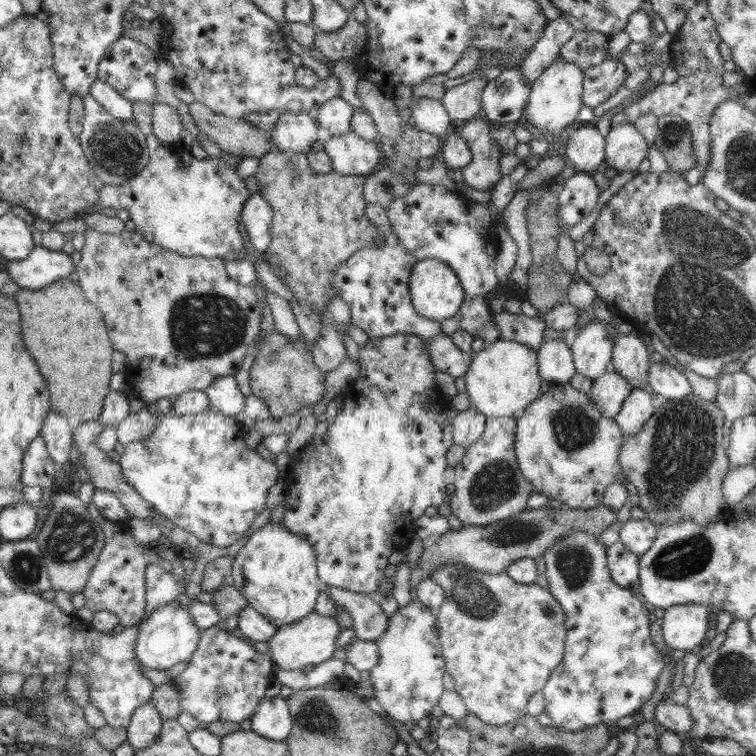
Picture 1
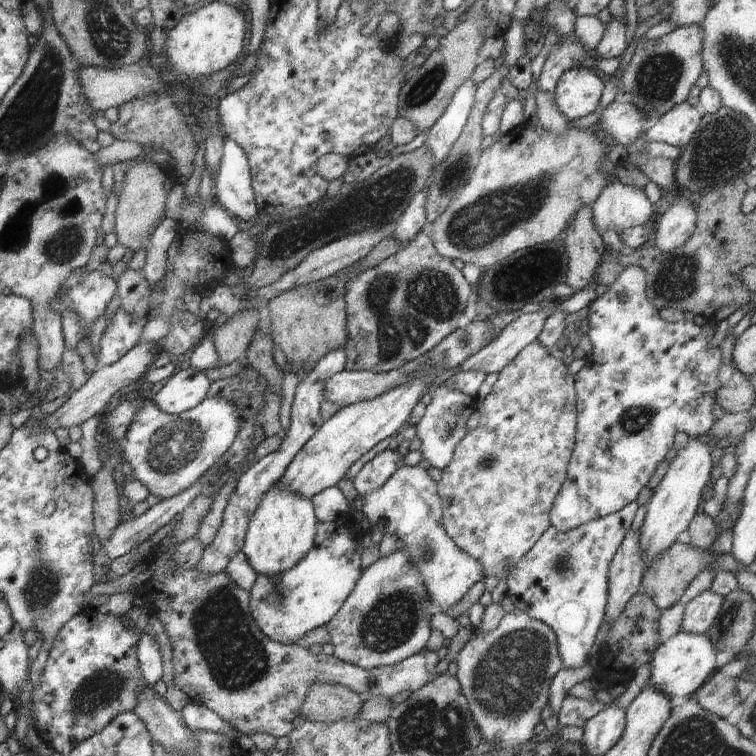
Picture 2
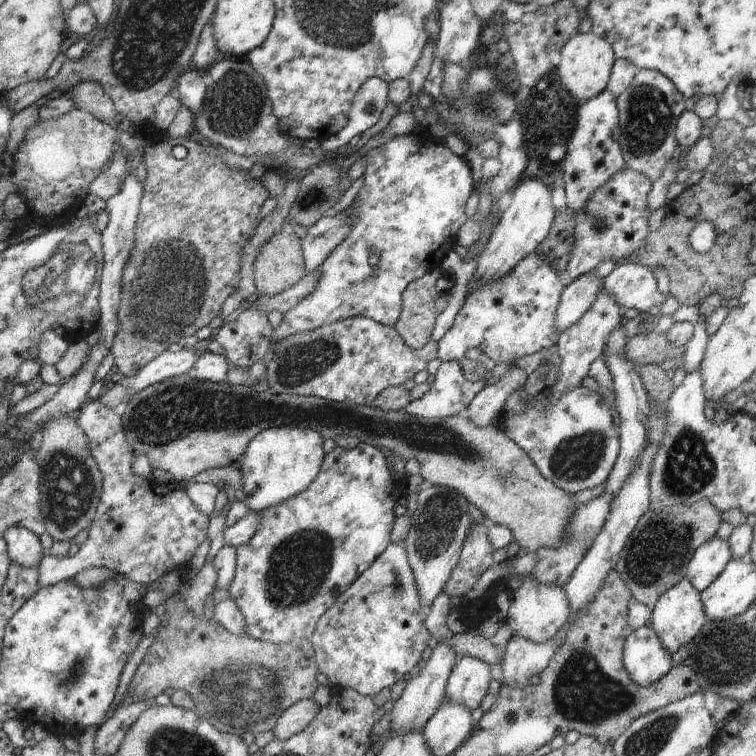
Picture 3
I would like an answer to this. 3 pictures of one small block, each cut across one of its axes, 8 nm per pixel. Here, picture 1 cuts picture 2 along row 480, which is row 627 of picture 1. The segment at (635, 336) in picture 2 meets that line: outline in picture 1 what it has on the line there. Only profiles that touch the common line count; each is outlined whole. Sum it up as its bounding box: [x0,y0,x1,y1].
[541,530,668,733]

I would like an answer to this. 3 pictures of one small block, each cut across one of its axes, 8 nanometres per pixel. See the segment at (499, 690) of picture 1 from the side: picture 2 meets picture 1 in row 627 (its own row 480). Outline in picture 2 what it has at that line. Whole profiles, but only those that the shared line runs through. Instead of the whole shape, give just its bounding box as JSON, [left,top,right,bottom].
[437,341,577,580]

